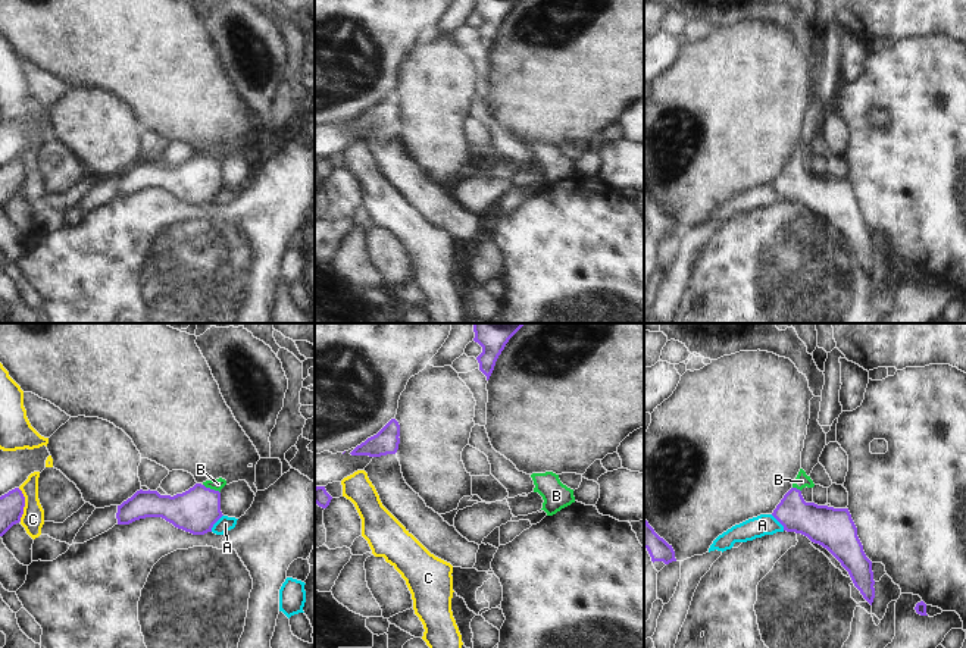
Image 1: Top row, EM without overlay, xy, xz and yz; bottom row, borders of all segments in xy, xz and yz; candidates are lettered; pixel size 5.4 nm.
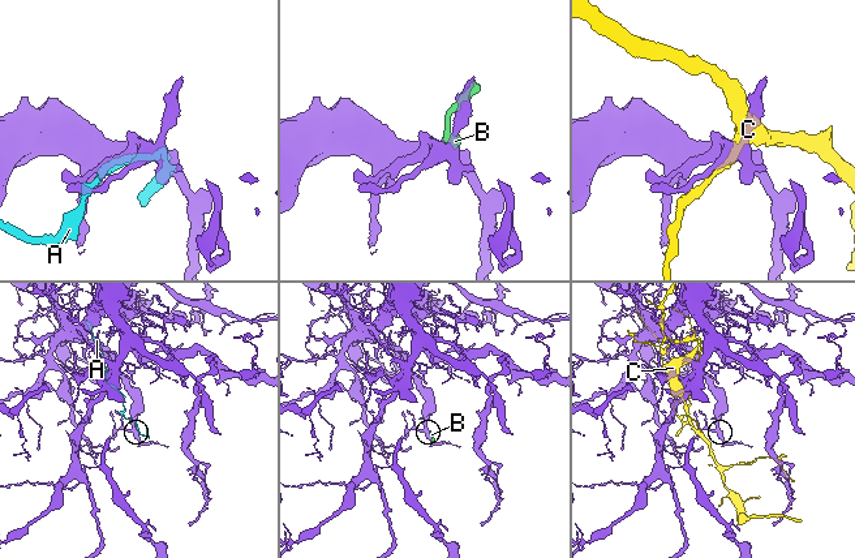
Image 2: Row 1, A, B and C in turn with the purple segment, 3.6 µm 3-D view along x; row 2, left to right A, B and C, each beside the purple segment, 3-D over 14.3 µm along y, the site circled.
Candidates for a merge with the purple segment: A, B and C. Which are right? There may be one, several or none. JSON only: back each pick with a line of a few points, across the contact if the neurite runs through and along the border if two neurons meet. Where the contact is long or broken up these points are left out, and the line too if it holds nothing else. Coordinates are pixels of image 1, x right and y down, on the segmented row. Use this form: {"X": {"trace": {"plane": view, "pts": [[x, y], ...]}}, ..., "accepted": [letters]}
{"B": {"trace": {"plane": "xy", "pts": [[196, 510], [212, 490], [218, 484]]}}, "accepted": ["B"]}

